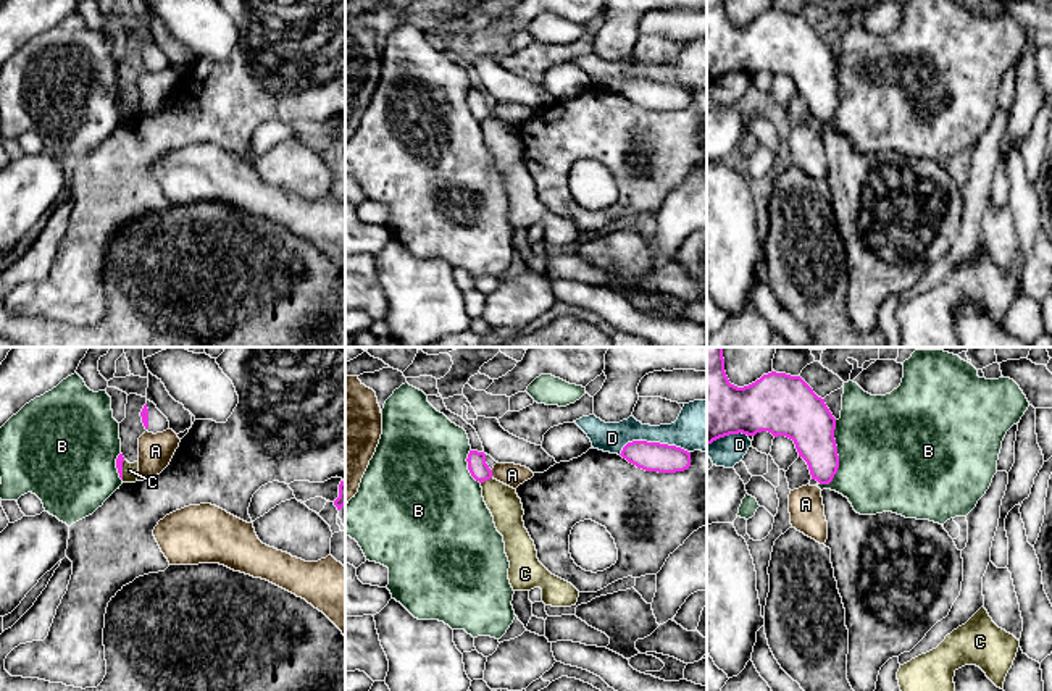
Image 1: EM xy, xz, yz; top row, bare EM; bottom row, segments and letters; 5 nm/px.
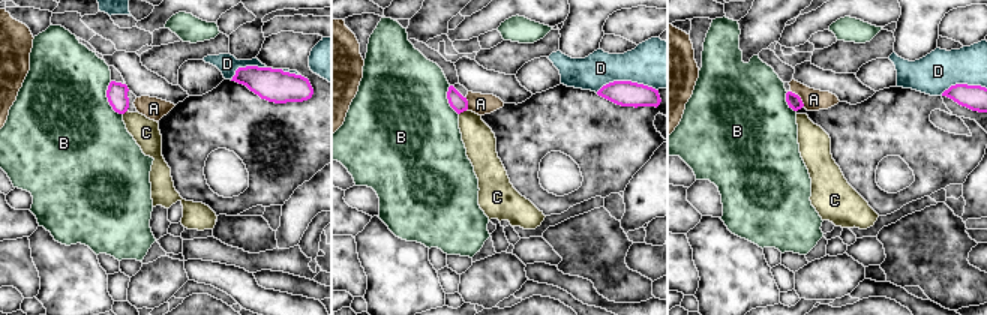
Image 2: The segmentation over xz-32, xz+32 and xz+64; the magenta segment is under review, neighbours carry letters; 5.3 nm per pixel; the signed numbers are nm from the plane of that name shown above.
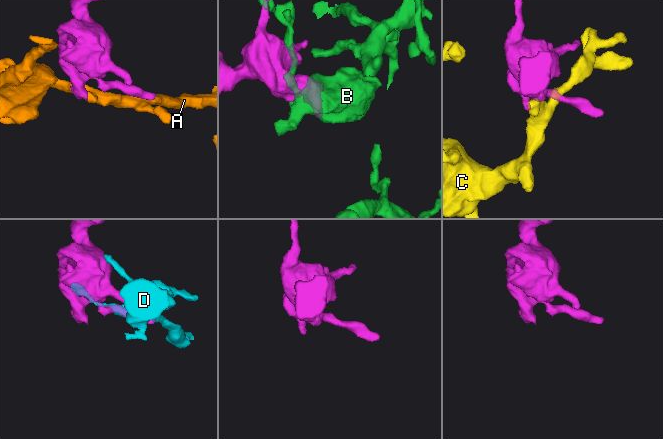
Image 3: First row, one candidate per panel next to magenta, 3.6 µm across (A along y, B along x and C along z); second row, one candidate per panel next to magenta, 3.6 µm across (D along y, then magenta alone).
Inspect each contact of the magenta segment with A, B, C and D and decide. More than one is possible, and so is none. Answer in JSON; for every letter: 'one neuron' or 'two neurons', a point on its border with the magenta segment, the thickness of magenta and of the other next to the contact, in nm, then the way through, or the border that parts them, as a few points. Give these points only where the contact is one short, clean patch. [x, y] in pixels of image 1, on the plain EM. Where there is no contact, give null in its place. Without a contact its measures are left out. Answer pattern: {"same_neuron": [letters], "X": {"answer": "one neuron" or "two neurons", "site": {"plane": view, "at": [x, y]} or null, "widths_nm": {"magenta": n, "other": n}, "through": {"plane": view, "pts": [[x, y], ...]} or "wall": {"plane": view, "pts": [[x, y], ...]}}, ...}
{"same_neuron": [], "A": {"answer": "two neurons", "site": {"plane": "xz", "at": [491, 112]}, "widths_nm": {"magenta": 100, "other": 120}}, "B": {"answer": "two neurons", "site": {"plane": "yz", "at": [838, 94]}, "widths_nm": {"magenta": 240, "other": 500}}, "C": {"answer": "two neurons", "site": {"plane": "xz", "at": [486, 118]}, "widths_nm": {"magenta": 100, "other": 160}, "wall": {"plane": "xz", "pts": [[491, 115], [481, 121]]}}, "D": {"answer": "two neurons", "site": {"plane": "xz", "at": [652, 81]}, "widths_nm": {"magenta": 140, "other": 240}}}

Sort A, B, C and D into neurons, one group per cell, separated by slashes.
A / B / C / D

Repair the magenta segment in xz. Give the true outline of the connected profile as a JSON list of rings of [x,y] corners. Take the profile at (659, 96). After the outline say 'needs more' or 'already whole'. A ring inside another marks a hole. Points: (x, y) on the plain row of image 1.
[[[632,79],[620,94],[645,110],[676,111],[691,105],[691,90],[660,81]]]; already whole

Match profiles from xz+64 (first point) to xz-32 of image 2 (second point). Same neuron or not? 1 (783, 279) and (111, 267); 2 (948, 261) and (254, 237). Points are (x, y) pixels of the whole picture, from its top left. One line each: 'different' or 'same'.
1: different
2: same

